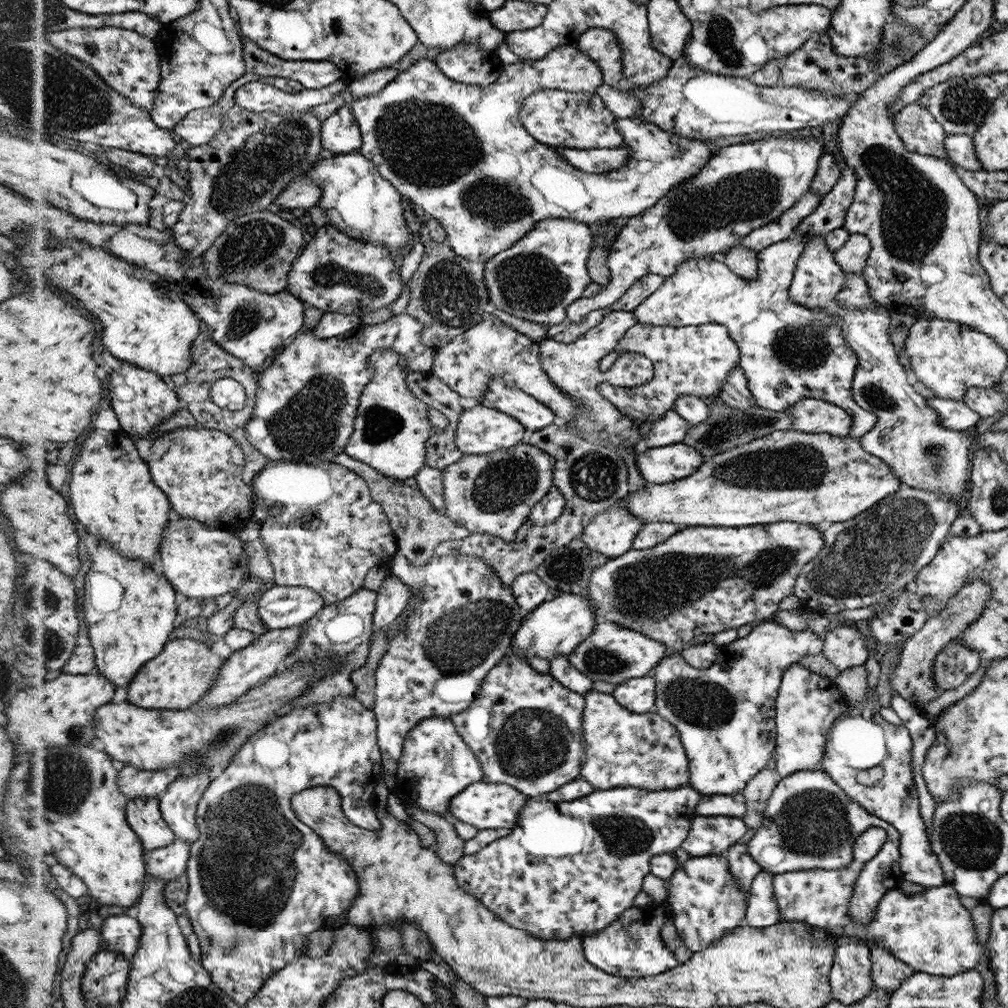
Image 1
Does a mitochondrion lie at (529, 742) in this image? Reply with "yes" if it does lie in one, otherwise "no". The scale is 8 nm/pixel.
yes

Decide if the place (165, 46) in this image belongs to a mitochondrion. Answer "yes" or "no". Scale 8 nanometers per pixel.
no

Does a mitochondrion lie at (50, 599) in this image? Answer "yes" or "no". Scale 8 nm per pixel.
no

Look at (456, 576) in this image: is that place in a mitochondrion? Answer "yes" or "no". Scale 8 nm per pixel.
no

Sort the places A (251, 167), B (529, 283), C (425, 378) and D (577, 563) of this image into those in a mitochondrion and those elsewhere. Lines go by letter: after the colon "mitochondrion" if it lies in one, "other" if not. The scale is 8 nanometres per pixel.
A: mitochondrion
B: mitochondrion
C: other
D: mitochondrion

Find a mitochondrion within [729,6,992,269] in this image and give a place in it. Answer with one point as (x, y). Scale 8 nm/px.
(962, 102)

